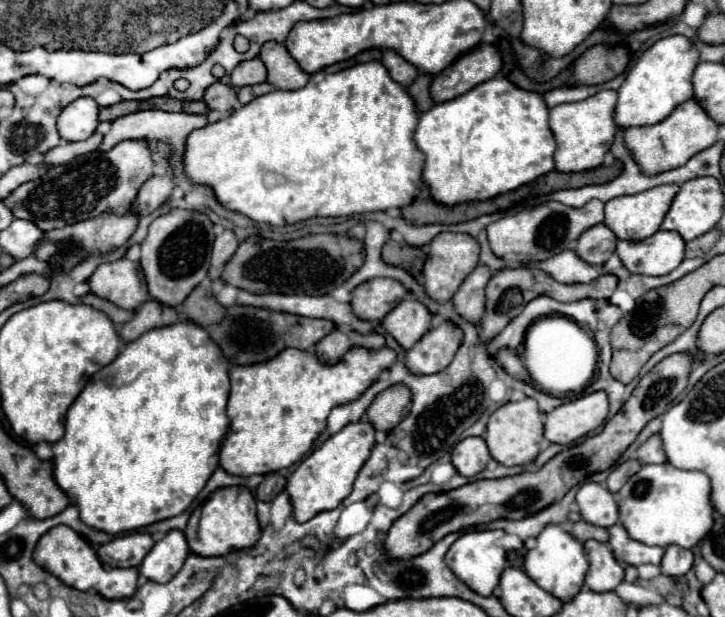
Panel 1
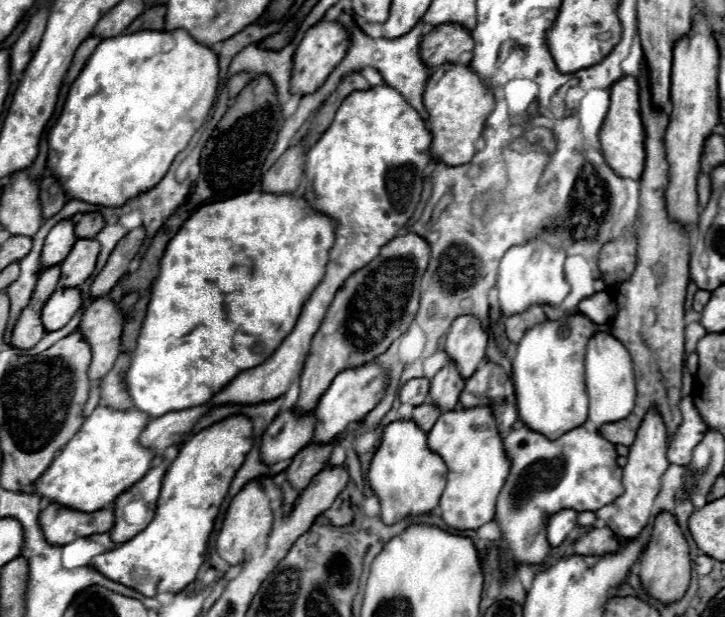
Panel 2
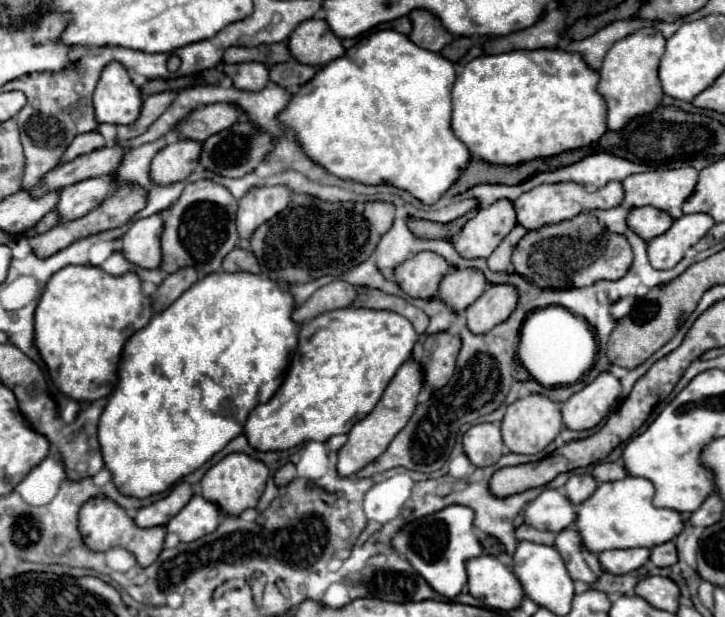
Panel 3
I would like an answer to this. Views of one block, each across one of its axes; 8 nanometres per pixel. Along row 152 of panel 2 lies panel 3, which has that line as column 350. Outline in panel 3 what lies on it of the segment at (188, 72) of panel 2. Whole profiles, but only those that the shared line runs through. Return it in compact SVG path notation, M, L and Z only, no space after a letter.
M380 30L370 36L364 36L356 46L352 46L344 56L332 60L328 66L324 66L310 82L306 82L290 100L286 110L278 116L278 120L290 128L296 130L298 142L302 144L304 152L318 164L322 164L330 174L338 178L352 178L362 184L392 184L396 188L408 190L412 196L416 196L424 204L436 204L440 196L460 178L462 170L470 162L470 152L464 142L460 142L450 126L450 116L452 116L452 102L450 102L450 92L456 80L456 70L450 60L446 60L442 54L432 54L430 50L420 50L406 34L400 34L396 30Z

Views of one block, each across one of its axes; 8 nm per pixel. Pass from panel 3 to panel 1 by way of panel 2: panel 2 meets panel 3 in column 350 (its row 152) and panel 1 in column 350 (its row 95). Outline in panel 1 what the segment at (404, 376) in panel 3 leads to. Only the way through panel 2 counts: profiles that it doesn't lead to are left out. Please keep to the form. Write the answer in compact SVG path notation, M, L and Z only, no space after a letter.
M354 422L354 424L344 426L338 434L330 436L310 456L306 456L302 464L288 478L286 490L284 490L292 502L292 518L296 522L308 522L320 512L338 508L340 502L352 492L356 474L362 468L362 464L368 460L372 446L374 446L372 424Z

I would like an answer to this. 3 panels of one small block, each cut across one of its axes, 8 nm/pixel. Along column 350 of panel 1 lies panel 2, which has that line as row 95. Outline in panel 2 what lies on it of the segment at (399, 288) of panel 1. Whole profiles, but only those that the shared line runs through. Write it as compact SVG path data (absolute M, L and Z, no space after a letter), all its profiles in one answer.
M320 20L316 26L312 26L306 36L302 38L300 46L294 54L294 66L292 66L292 78L290 78L290 94L314 94L330 76L330 72L338 66L338 62L344 58L346 48L350 46L348 30L344 30L336 22L324 22Z

